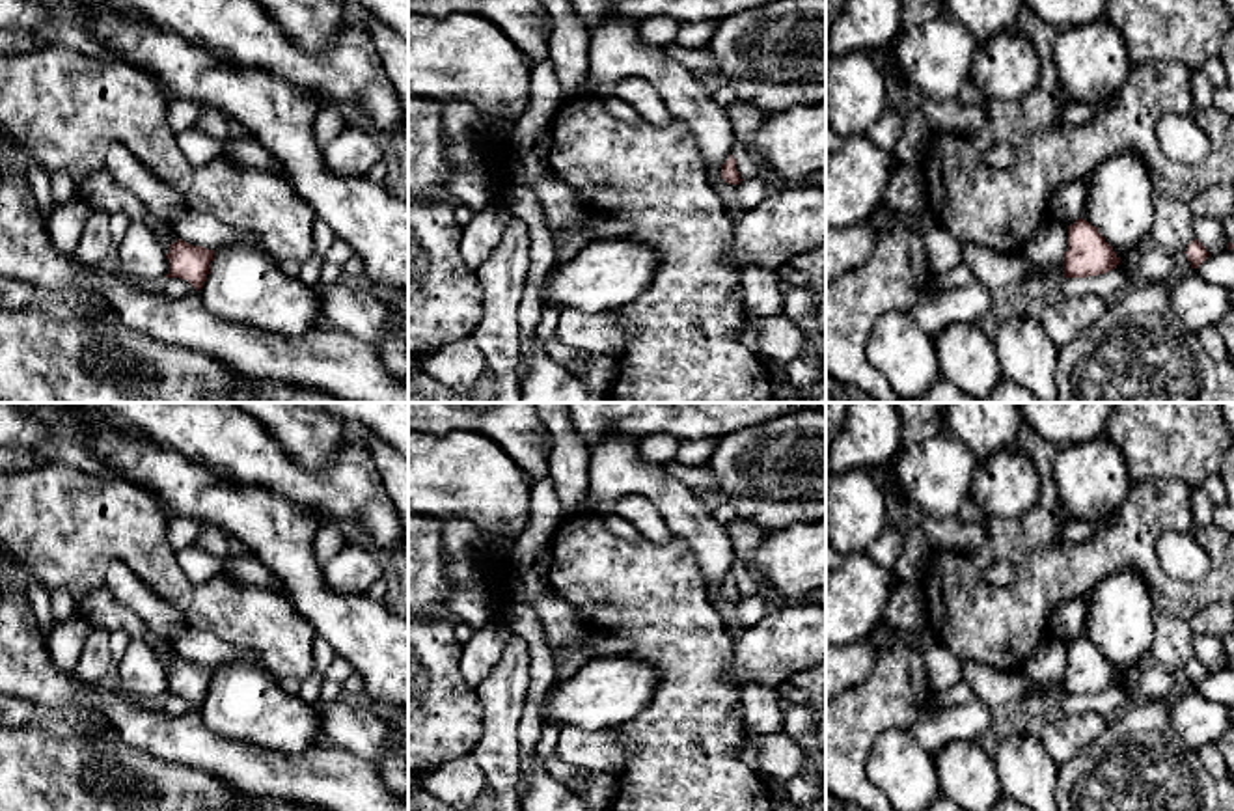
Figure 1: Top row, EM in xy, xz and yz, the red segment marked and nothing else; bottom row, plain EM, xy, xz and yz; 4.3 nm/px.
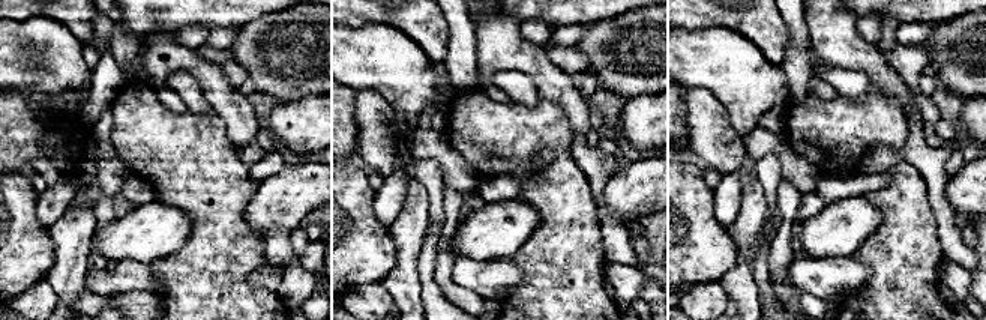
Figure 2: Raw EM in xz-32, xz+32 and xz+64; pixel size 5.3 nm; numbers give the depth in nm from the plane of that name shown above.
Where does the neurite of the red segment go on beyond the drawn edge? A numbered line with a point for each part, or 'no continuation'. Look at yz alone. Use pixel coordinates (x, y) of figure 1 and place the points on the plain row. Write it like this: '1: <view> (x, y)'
no continuation

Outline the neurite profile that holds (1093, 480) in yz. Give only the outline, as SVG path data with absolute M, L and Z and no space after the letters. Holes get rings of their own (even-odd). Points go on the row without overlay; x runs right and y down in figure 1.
M1105 434L1059 449L1053 477L1061 511L1077 520L1113 515L1131 488L1126 459Z

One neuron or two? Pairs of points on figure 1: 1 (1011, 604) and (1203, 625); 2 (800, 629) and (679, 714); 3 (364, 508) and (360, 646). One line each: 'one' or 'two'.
1: two
2: two
3: two

